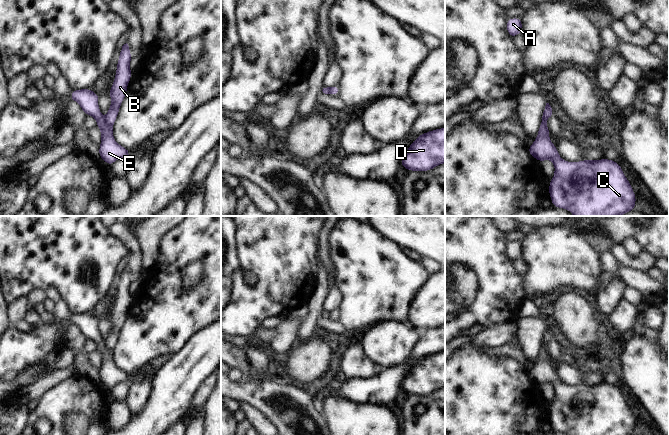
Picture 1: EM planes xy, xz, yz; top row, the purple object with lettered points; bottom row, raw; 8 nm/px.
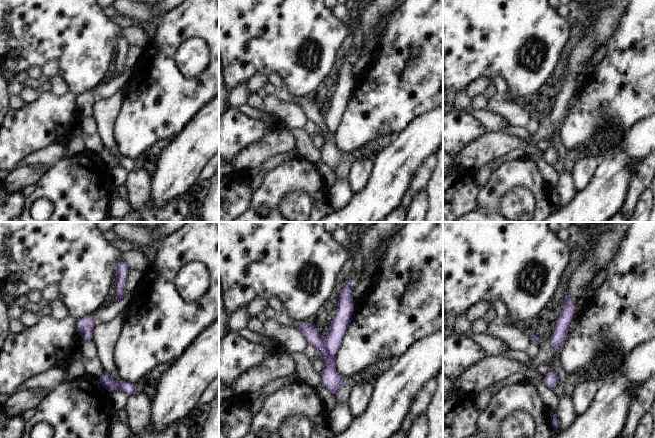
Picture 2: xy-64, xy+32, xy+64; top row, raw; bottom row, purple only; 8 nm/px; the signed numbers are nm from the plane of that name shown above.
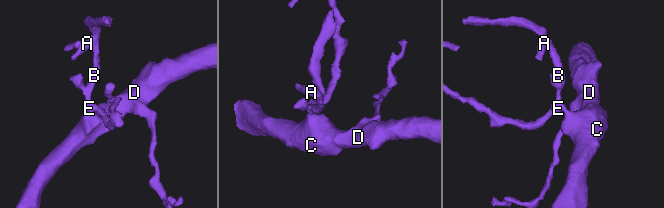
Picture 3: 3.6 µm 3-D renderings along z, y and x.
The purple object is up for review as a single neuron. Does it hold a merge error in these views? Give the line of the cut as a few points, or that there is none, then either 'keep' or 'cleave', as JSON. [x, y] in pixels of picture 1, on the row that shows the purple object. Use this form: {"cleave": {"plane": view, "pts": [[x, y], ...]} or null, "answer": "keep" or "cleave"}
{"cleave": {"plane": "xy", "pts": [[104, 119], [112, 124]]}, "answer": "cleave"}

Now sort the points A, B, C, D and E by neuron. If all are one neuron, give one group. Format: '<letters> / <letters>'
A B / C D E

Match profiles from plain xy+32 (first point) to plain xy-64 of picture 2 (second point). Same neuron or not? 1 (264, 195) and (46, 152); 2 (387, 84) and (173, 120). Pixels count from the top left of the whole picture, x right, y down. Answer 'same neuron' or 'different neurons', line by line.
1: different neurons
2: same neuron

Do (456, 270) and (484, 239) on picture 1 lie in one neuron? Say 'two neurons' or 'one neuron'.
one neuron

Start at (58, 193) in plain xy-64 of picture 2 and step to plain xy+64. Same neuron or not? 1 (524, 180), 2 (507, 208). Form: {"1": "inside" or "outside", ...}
{"1": "inside", "2": "outside"}

